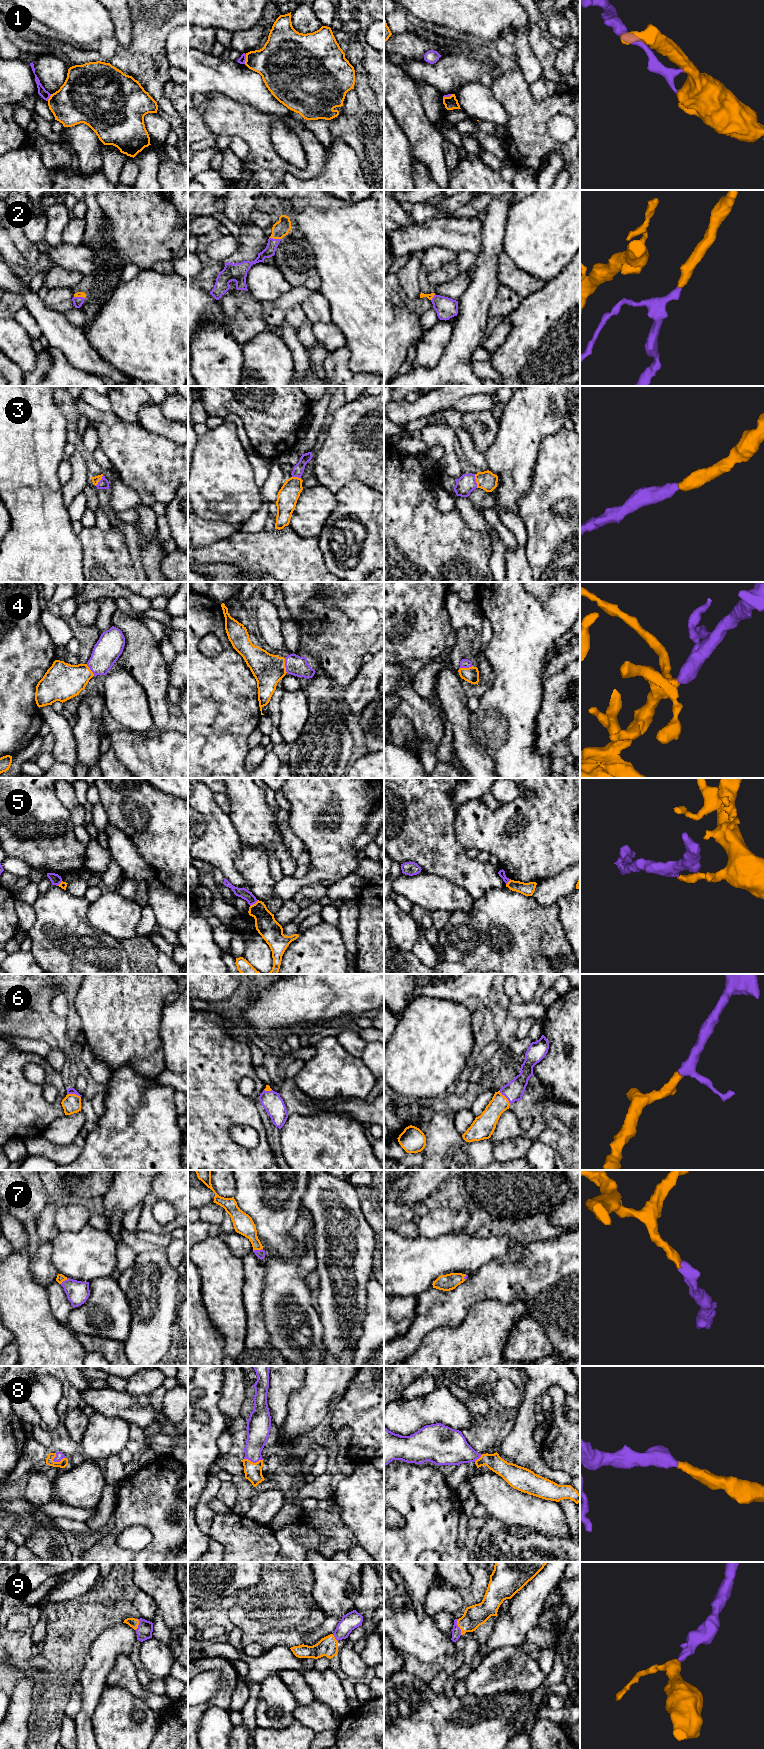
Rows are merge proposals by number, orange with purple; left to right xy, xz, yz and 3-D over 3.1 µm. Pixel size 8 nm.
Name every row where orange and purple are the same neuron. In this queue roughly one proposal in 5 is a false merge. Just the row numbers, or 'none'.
2, 3, 4, 6, 7, 8, 9

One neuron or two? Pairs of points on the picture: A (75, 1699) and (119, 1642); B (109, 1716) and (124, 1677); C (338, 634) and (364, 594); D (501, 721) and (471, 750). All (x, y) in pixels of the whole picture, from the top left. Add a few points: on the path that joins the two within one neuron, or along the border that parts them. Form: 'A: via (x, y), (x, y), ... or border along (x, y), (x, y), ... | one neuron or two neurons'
A: border along (79, 1681), (81, 1687), (81, 1709), (76, 1714) | two neurons
B: border along (107, 1685), (126, 1688), (141, 1699) | two neurons
C: via (346, 624), (346, 619), (354, 610), (356, 604) | one neuron
D: border along (483, 747), (496, 767) | two neurons

